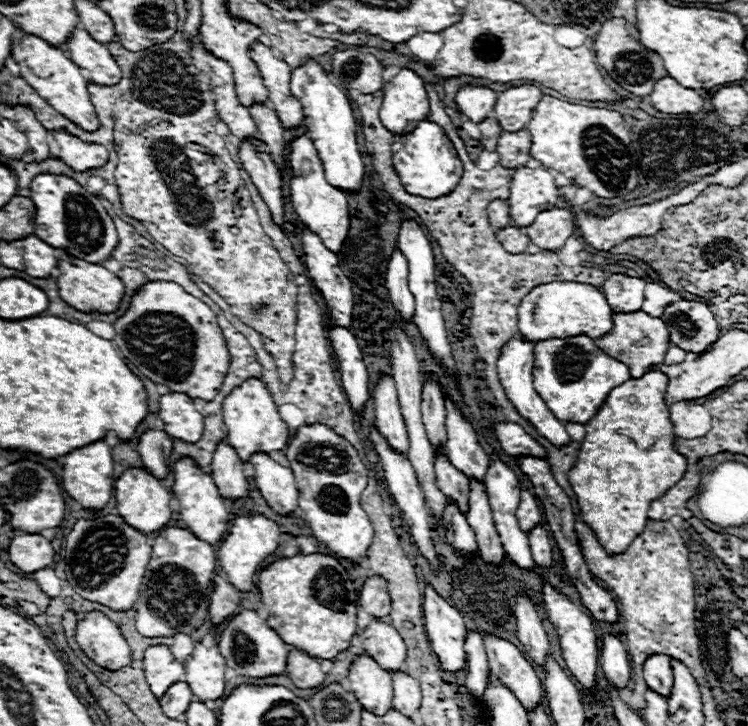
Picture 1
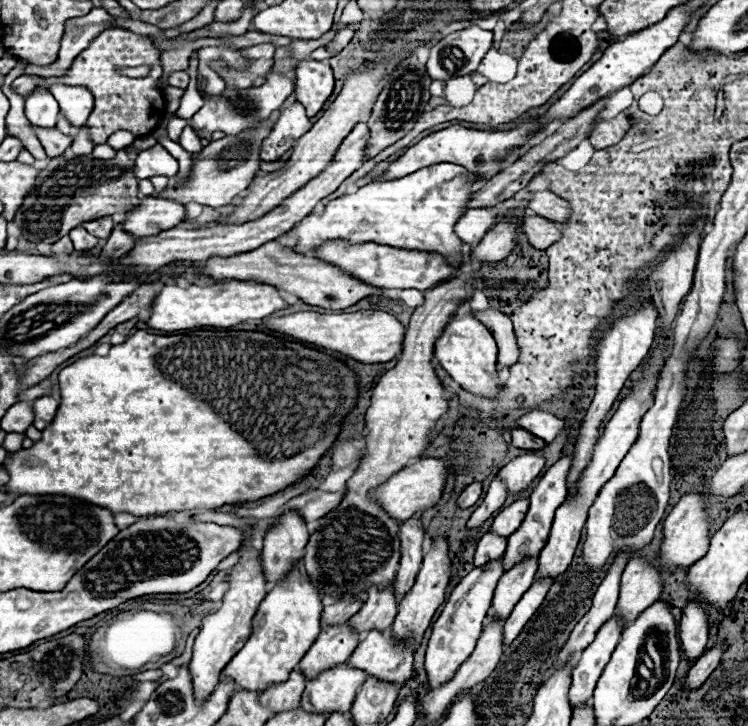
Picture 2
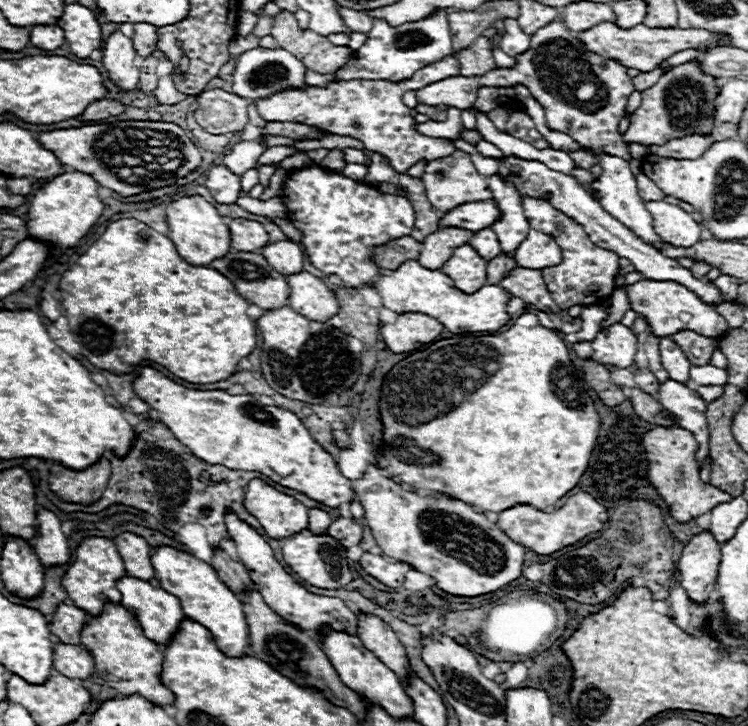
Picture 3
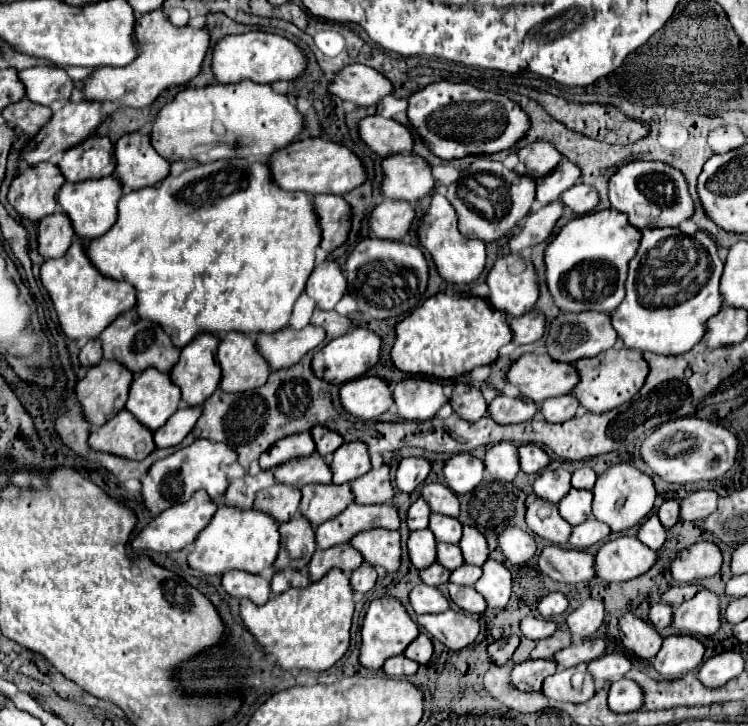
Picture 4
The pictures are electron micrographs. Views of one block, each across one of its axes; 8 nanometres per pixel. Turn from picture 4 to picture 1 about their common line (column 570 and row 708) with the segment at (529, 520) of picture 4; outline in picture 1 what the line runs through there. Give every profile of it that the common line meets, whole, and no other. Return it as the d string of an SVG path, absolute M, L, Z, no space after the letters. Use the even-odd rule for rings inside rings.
M484 634L484 648L494 678L514 690L516 698L526 710L536 708L536 704L542 700L542 684L536 670L524 658L518 646L492 634Z

